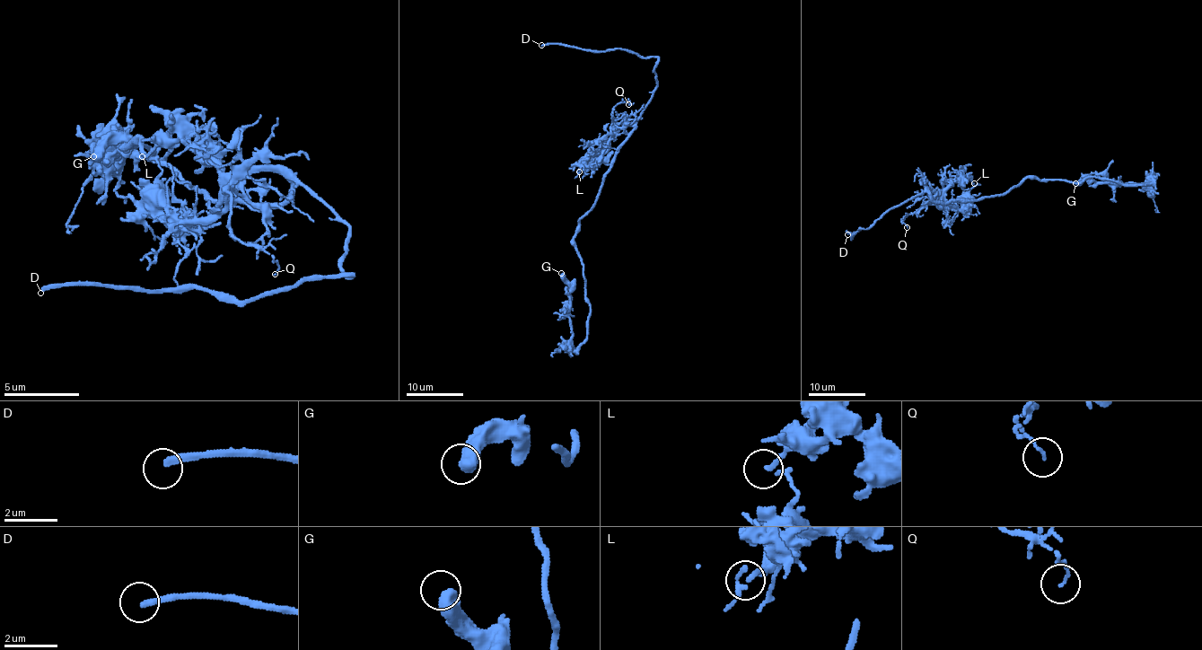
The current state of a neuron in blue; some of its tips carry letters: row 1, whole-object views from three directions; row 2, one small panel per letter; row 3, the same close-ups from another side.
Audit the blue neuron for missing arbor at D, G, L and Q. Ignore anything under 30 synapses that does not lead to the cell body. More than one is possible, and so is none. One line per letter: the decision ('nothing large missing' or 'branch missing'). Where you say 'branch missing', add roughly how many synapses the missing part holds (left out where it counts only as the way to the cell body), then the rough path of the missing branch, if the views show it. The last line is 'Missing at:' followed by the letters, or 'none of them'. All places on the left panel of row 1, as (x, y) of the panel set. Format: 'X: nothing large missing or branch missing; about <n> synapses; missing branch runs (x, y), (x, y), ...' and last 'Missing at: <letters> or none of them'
D: branch missing
G: nothing large missing
L: nothing large missing
Q: nothing large missing
Missing at: D

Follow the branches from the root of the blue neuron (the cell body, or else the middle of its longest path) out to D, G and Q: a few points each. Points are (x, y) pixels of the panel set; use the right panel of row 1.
D: (982, 197), (936, 203), (923, 192), (890, 207), (852, 237), (853, 233), (846, 232), (847, 234)
G: (982, 197), (1009, 192), (1026, 178), (1082, 182), (1100, 176), (1129, 185), (1153, 183), (1087, 178), (1075, 183)
Q: (982, 197), (946, 203), (926, 197), (923, 205), (901, 222), (907, 227)

